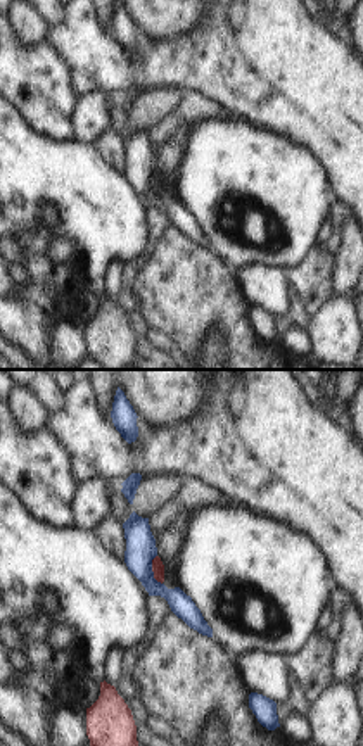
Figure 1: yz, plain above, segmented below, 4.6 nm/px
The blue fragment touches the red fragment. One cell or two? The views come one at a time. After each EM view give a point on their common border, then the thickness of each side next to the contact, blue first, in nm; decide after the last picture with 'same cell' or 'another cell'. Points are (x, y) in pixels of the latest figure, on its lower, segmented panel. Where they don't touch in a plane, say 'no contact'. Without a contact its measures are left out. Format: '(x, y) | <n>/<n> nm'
(151, 570) | 140/60 nm

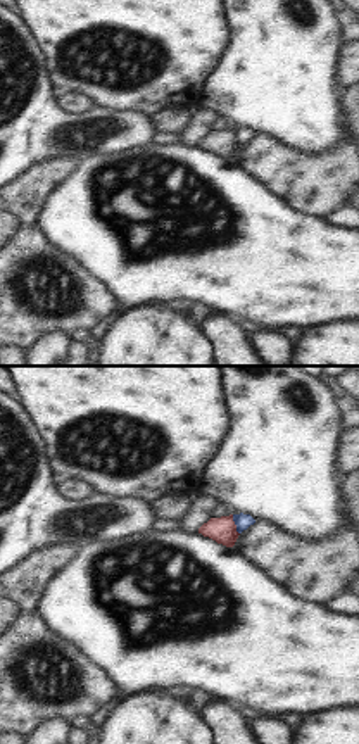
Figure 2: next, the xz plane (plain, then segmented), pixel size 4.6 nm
(237, 525) | 70/120 nm

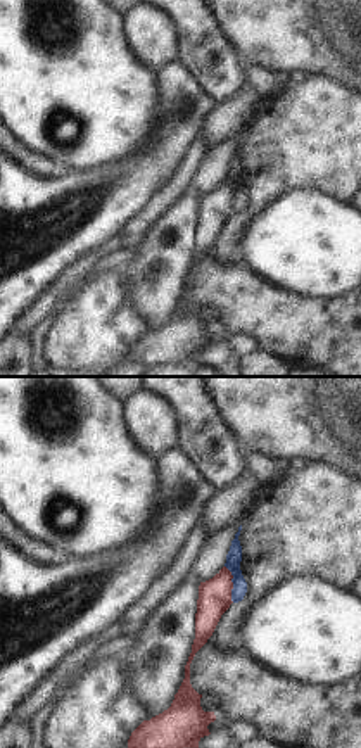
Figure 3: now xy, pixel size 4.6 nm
(234, 584) | 70/160 nm

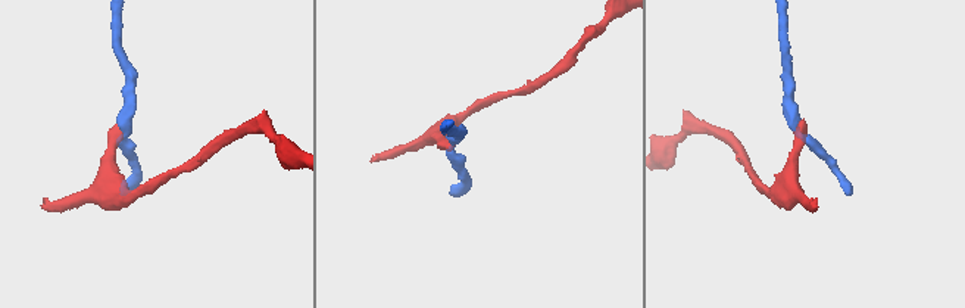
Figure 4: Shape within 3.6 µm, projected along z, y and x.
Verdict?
another cell

